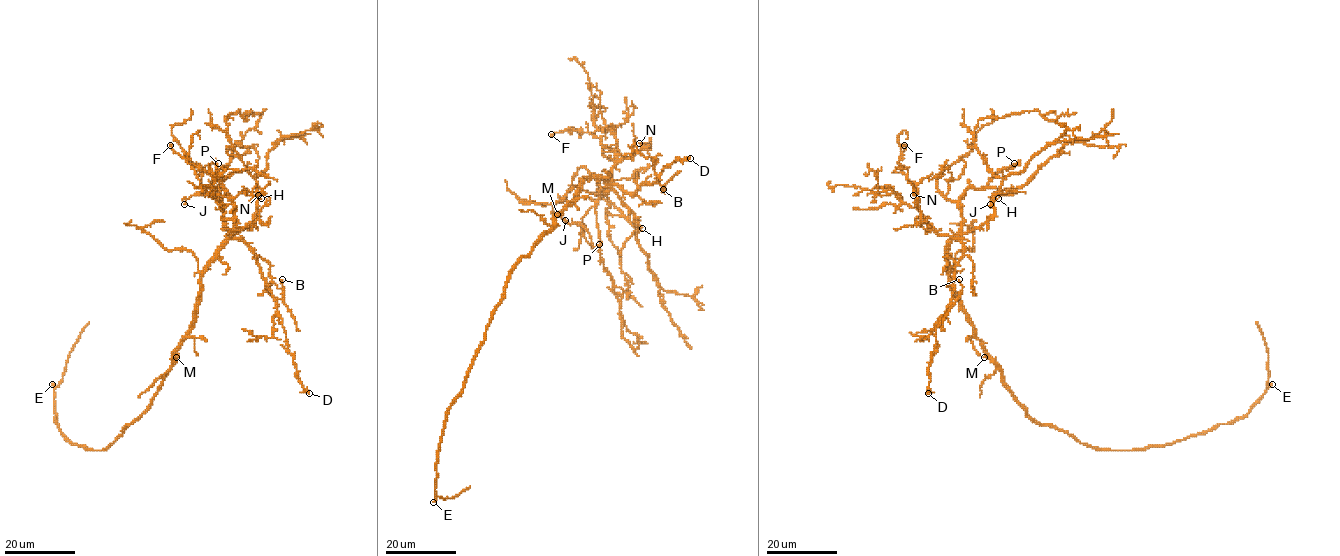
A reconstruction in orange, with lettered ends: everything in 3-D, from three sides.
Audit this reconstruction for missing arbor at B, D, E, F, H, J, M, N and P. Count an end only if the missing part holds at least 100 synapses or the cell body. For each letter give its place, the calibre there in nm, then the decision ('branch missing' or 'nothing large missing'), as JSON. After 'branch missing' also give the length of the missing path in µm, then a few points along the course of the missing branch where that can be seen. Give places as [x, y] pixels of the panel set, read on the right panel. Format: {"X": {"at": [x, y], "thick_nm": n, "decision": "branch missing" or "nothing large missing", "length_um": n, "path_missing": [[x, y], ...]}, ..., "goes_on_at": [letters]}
{"B": {"at": [959, 279], "thick_nm": 130, "decision": "nothing large missing"}, "D": {"at": [928, 393], "thick_nm": 160, "decision": "nothing large missing"}, "E": {"at": [1272, 384], "thick_nm": 240, "decision": "branch missing", "length_um": 300, "path_missing": [[1272, 384], [1246, 305], [1000, 137], [937, 130], [809, 186], [911, 214]]}, "F": {"at": [904, 145], "thick_nm": 130, "decision": "nothing large missing"}, "H": {"at": [998, 198], "thick_nm": 140, "decision": "nothing large missing"}, "J": {"at": [990, 204], "thick_nm": 120, "decision": "nothing large missing"}, "M": {"at": [984, 357], "thick_nm": 140, "decision": "nothing large missing"}, "N": {"at": [913, 195], "thick_nm": 80, "decision": "nothing large missing"}, "P": {"at": [1014, 163], "thick_nm": 120, "decision": "nothing large missing"}, "goes_on_at": ["E"]}

